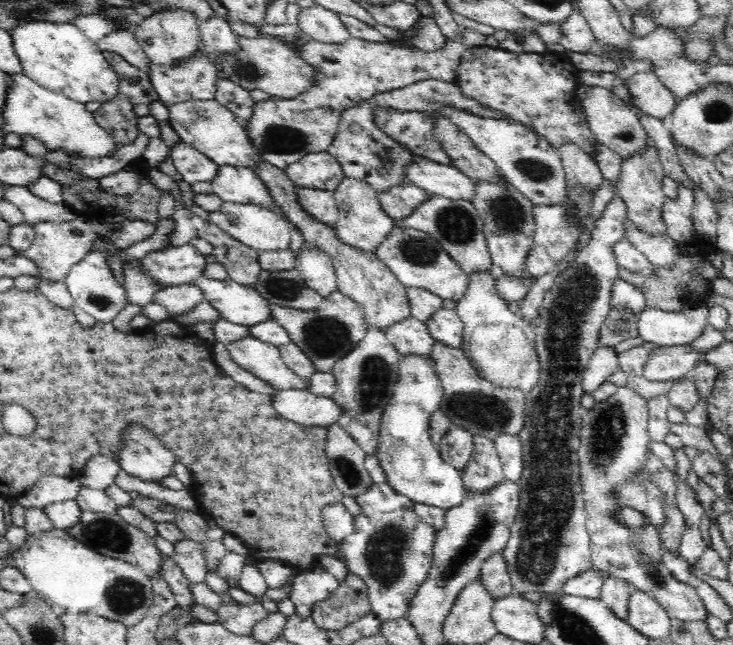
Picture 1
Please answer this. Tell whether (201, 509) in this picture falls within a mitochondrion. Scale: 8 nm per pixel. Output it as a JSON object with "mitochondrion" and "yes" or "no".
{"mitochondrion":"no"}

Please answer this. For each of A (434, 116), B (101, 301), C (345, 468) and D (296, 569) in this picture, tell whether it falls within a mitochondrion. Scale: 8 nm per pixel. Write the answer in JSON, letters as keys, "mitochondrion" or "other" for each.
{"A":"other","B":"mitochondrion","C":"mitochondrion","D":"other"}

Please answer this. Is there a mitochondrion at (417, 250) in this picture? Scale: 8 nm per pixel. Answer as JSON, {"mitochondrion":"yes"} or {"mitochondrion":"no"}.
{"mitochondrion":"yes"}

